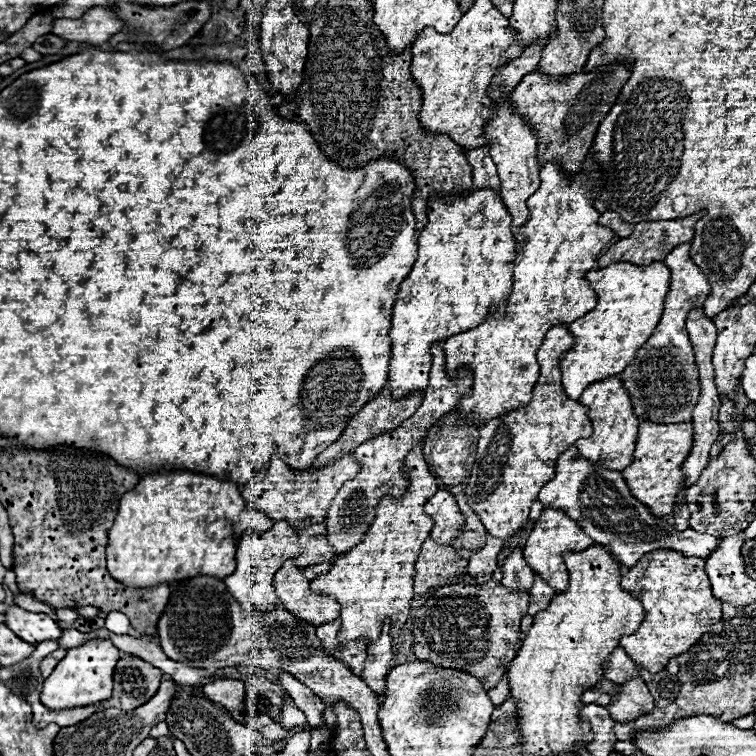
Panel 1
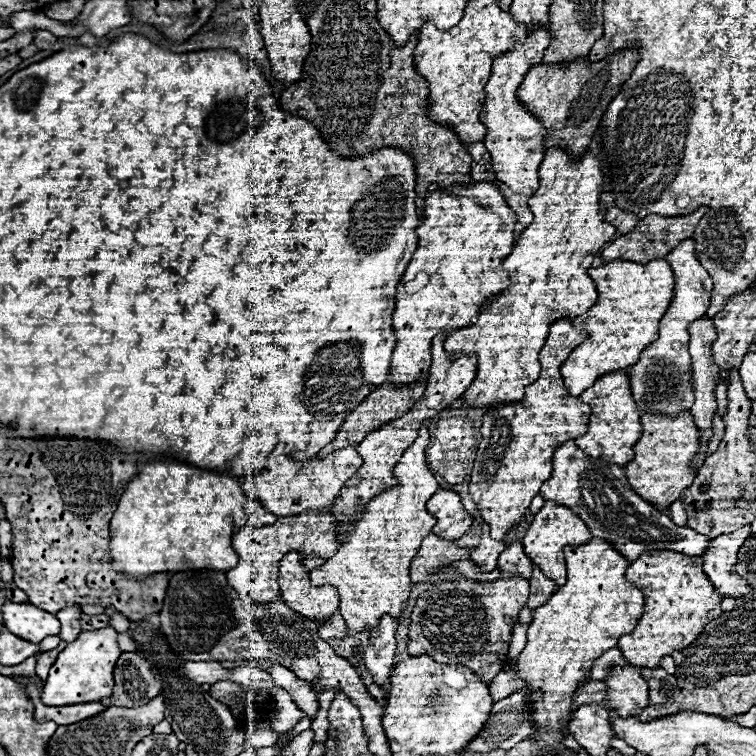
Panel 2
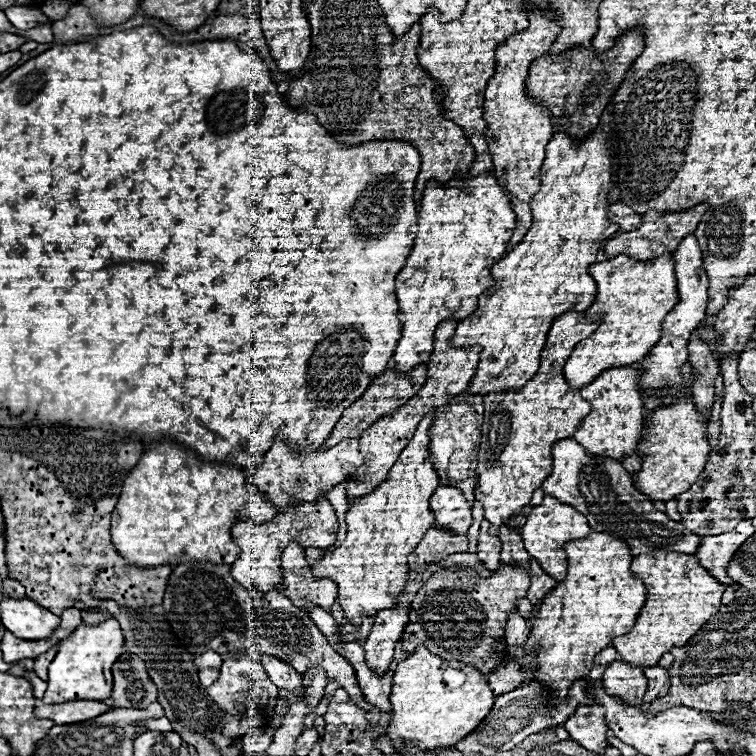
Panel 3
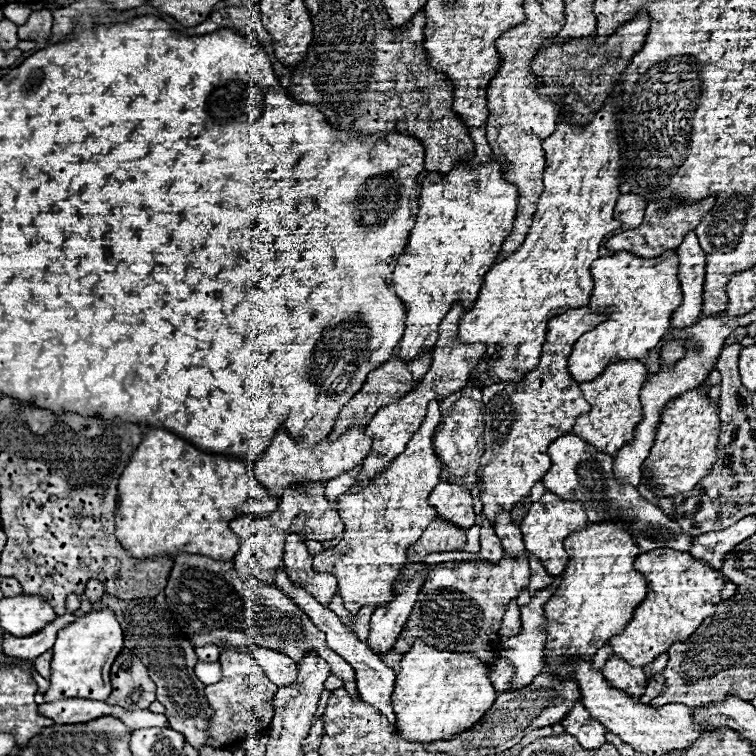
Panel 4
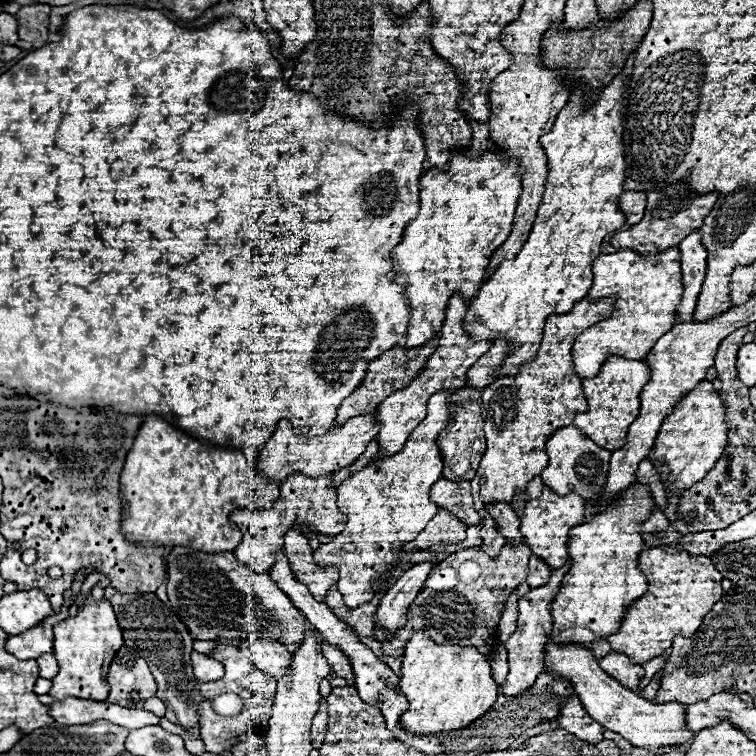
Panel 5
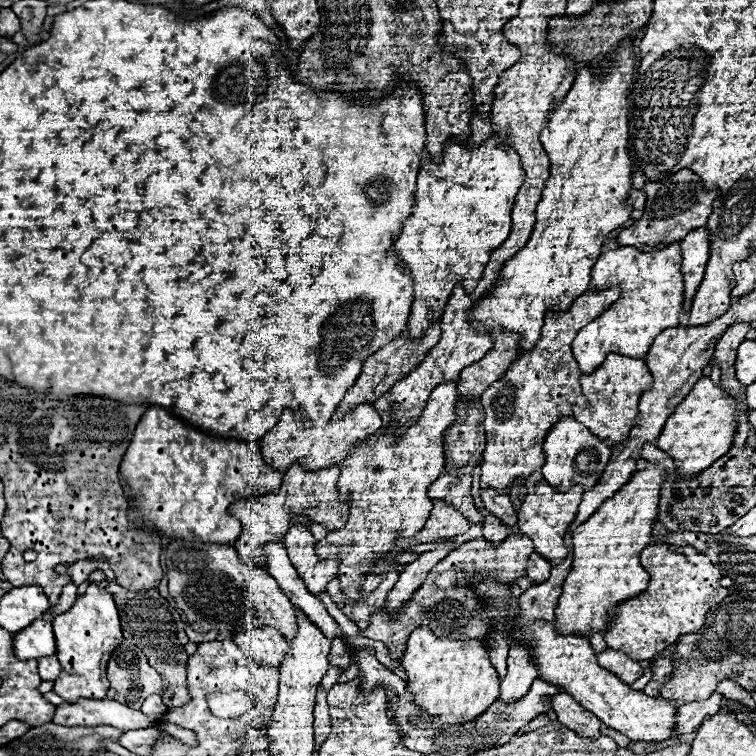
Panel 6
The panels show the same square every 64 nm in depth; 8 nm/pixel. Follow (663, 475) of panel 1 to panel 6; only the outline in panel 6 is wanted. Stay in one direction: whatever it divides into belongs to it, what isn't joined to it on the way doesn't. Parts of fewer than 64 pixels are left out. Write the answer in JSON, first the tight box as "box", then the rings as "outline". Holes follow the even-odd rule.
{"box":[656,378,736,478],"outline":[[[700,378],[688,396],[676,406],[674,414],[666,420],[656,440],[656,448],[674,460],[680,478],[694,478],[702,472],[702,468],[710,468],[732,446],[736,430],[734,412],[736,400],[726,396],[720,386],[714,386],[710,378]]]}

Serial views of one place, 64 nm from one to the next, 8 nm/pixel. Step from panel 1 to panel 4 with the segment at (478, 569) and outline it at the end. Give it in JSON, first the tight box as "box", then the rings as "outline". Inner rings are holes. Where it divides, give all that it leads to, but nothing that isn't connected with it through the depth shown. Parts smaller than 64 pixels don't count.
{"box":[480,518,504,564],"outline":[[[482,518],[482,530],[480,530],[480,558],[488,560],[490,564],[500,562],[504,556],[502,552],[502,544],[500,538],[496,536],[492,524],[488,522],[488,518]]]}

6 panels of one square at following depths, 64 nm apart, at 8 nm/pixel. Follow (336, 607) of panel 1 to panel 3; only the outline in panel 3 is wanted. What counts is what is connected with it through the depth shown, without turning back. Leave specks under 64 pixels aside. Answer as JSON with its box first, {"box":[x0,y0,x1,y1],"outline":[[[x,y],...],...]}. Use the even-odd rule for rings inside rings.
{"box":[282,542,338,612],"outline":[[[294,542],[282,552],[282,586],[282,592],[302,612],[308,612],[312,606],[330,612],[338,598],[338,586],[328,578],[314,578],[310,564],[304,558],[304,548]]]}

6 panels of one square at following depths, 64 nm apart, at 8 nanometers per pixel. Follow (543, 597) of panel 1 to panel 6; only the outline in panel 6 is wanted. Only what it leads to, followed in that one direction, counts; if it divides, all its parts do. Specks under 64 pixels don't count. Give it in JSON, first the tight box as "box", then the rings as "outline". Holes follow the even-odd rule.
{"box":[526,552,552,584],"outline":[[[534,552],[534,554],[530,554],[526,576],[532,580],[532,584],[542,584],[544,580],[548,580],[550,568],[552,568],[552,564],[546,558],[542,558],[540,554]]]}

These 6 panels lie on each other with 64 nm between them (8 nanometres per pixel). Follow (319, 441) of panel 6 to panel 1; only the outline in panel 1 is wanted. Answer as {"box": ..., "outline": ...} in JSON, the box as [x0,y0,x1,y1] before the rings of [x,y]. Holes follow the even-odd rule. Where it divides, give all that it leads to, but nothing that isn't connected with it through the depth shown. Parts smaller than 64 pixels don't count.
{"box":[242,454,360,528],"outline":[[[352,454],[342,456],[340,460],[332,462],[326,468],[320,468],[320,470],[308,468],[304,472],[290,470],[278,456],[272,456],[264,480],[262,482],[250,482],[250,486],[244,486],[242,496],[250,508],[264,512],[274,522],[276,520],[288,520],[290,524],[296,524],[296,528],[298,528],[300,520],[312,520],[312,522],[324,520],[338,488],[346,480],[352,480],[358,472],[360,472],[360,466],[354,462]]]}

